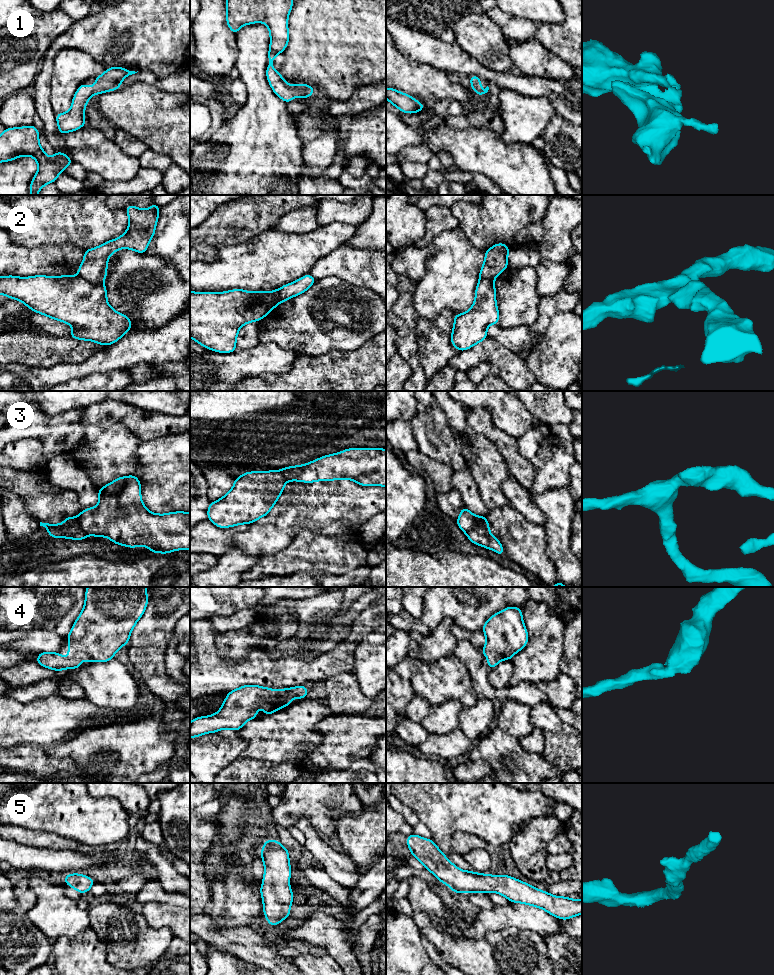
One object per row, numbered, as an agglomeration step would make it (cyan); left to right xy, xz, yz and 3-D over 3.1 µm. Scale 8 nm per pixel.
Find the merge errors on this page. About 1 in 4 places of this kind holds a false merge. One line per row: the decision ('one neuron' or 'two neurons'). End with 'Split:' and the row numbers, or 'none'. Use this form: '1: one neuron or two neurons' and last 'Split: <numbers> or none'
1: one neuron
2: two neurons
3: two neurons
4: one neuron
5: one neuron
Split: 2, 3

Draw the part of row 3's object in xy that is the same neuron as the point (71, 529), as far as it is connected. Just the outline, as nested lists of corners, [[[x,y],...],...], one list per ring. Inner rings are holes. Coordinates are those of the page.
[[[66,517],[62,524],[49,524],[40,522],[40,526],[48,530],[51,538],[69,538],[84,540],[88,535],[80,527],[78,517]]]

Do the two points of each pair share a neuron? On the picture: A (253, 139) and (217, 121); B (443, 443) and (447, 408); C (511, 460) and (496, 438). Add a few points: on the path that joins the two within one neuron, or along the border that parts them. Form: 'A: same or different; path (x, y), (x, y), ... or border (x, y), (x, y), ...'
A: different; border (229, 118), (206, 140)
B: different; border (435, 401), (444, 413), (448, 425), (460, 435)
C: same; path (511, 455), (501, 443)

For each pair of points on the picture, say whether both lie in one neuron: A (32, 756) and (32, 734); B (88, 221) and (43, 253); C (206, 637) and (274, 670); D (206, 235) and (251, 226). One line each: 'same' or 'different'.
A: different
B: different
C: same
D: same

